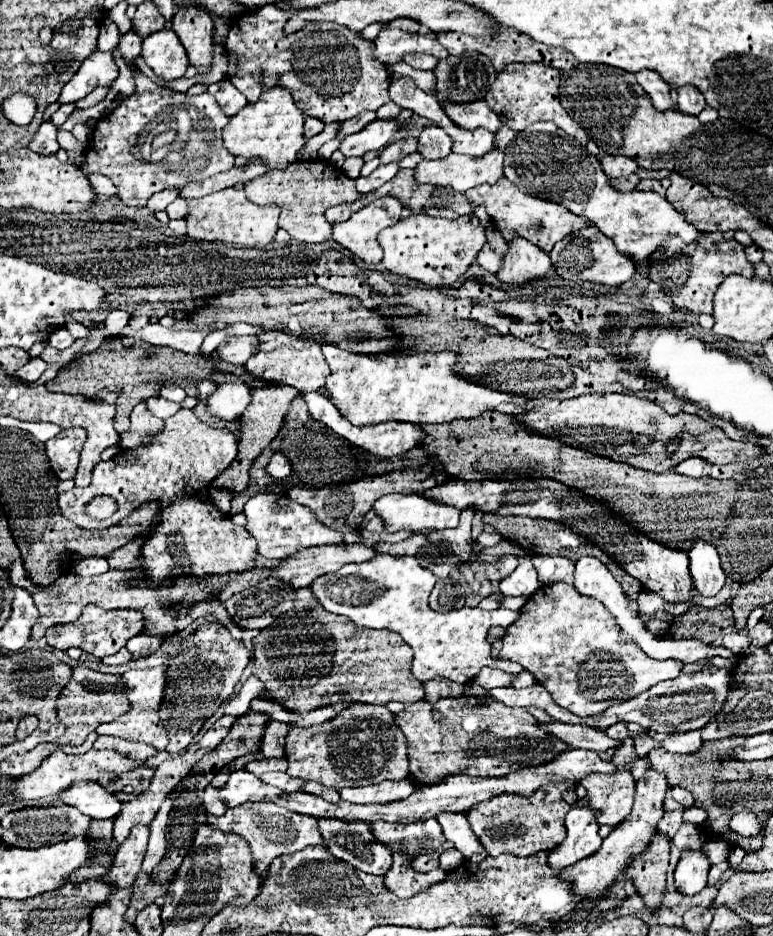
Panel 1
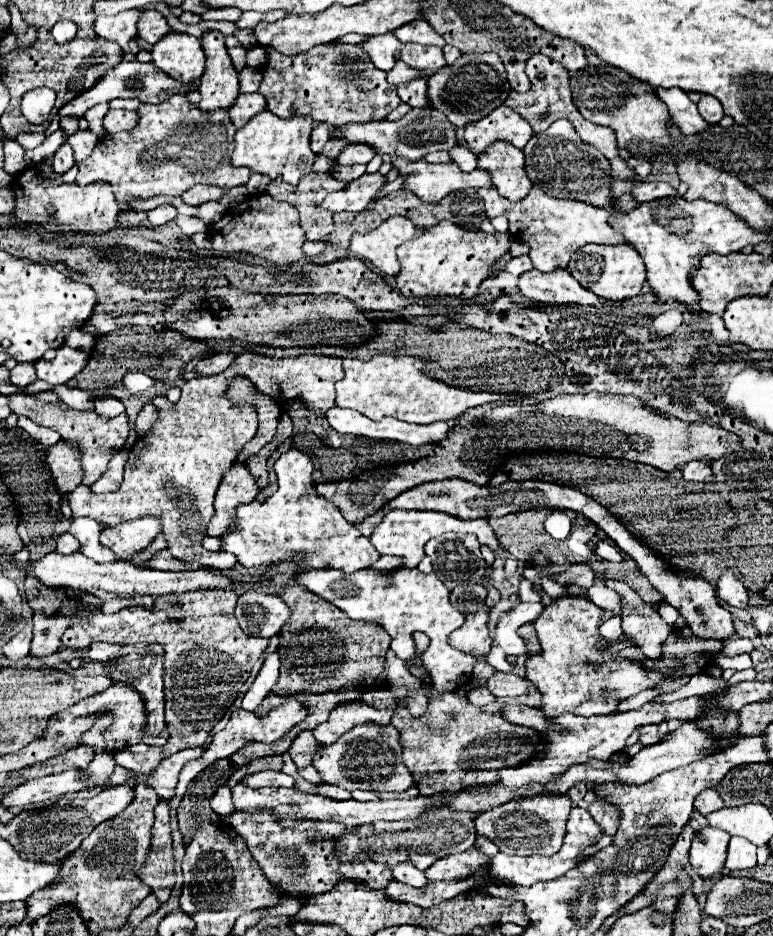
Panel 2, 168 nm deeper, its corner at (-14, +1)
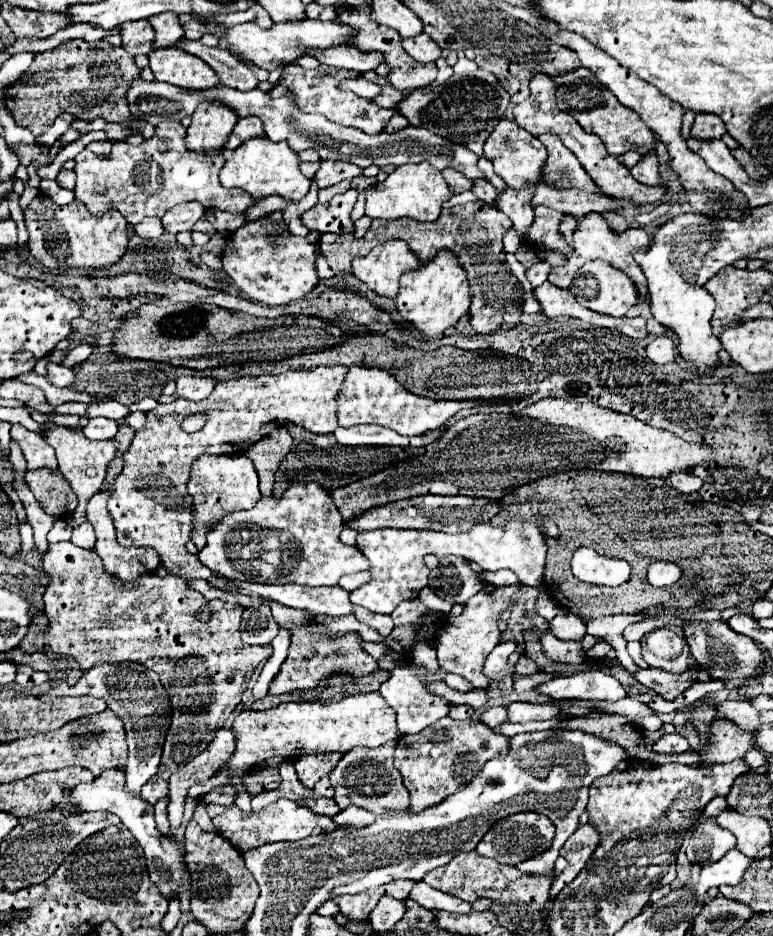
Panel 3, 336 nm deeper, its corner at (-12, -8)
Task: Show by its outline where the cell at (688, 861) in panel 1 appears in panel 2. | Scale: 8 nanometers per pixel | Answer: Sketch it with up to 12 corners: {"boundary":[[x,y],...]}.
{"boundary":[[699,828],[691,864],[699,876],[723,870],[729,838],[719,828]]}

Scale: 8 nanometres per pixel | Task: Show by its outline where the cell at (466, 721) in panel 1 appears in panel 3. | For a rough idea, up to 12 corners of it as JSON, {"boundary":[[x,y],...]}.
{"boundary":[[449,715],[401,735],[413,811],[463,789],[509,737]]}

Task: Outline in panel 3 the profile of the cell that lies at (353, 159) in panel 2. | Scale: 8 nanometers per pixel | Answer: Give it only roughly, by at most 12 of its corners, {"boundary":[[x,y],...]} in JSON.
{"boundary":[[321,161],[313,181],[319,189],[361,175],[353,163]]}

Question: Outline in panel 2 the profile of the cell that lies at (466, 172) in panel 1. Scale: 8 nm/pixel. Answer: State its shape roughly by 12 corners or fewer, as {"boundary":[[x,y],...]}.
{"boundary":[[395,158],[403,188],[423,202],[491,186],[489,172]]}

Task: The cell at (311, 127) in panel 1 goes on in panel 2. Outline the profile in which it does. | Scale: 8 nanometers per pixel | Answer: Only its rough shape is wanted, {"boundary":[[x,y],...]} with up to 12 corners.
{"boundary":[[319,124],[311,134],[311,148],[317,154],[329,140],[329,124]]}

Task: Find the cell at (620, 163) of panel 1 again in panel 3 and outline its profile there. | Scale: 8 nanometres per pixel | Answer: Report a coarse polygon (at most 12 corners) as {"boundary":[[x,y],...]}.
{"boundary":[[655,153],[643,157],[631,175],[643,185],[663,185]]}

